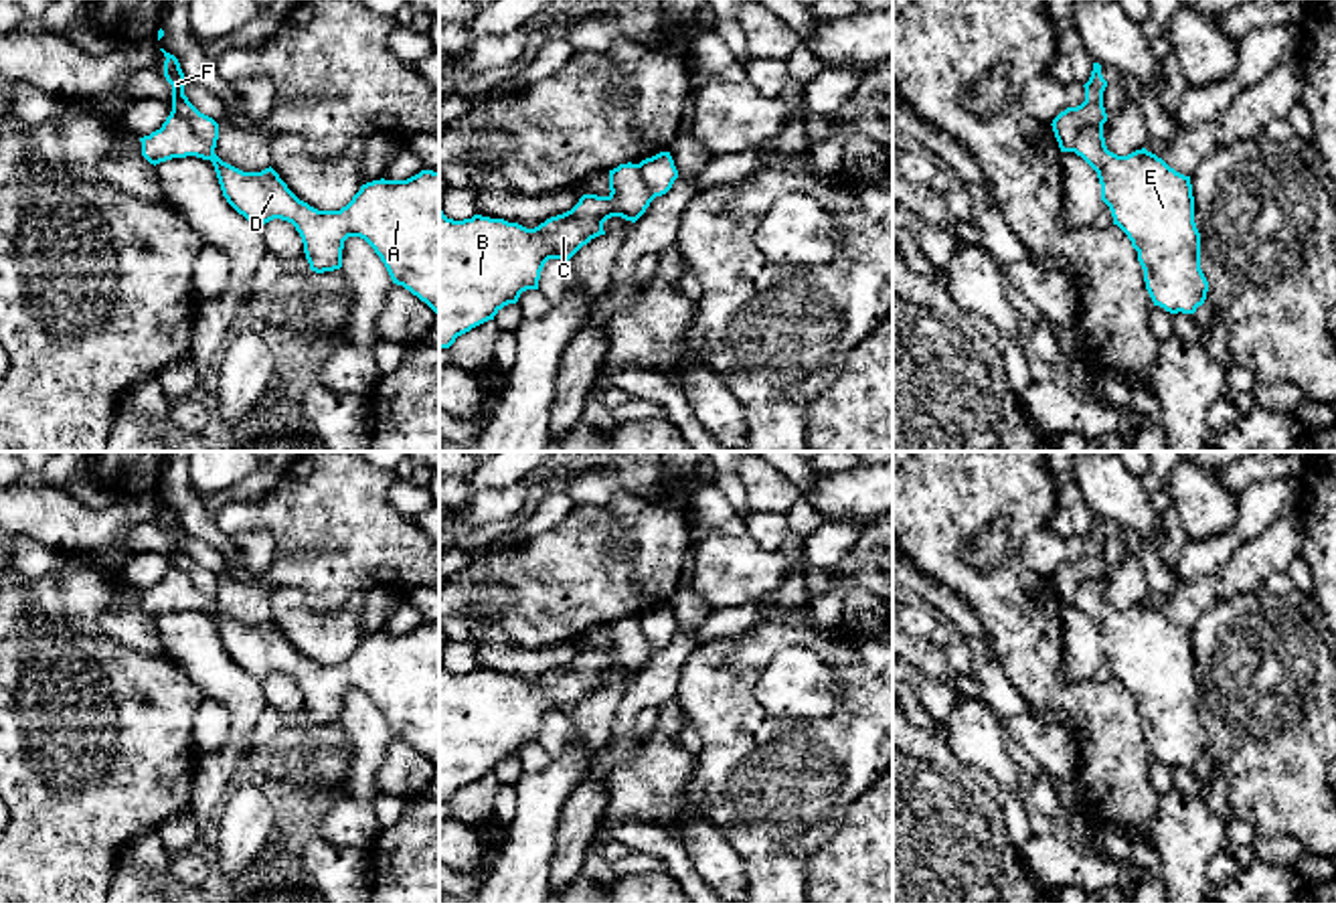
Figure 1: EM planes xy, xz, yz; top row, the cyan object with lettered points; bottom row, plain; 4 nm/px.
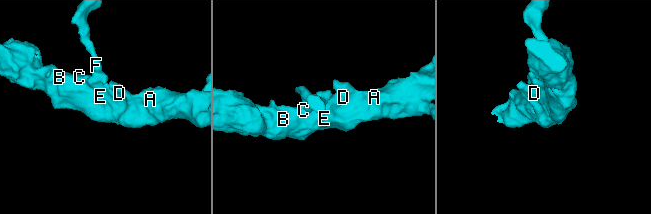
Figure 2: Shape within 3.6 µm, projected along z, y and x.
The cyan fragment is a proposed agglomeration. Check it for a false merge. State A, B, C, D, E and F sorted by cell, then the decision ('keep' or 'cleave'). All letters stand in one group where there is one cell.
groups A B C D E / F; cleave

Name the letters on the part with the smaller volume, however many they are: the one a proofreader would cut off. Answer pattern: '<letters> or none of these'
F

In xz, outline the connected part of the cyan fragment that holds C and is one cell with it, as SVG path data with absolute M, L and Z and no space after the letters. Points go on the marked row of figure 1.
M619 164L609 170L609 194L583 194L579 202L534 229L504 219L474 215L453 221L441 211L439 200L439 348L449 348L457 336L494 320L508 304L516 304L526 290L538 290L538 279L549 259L569 261L591 239L605 235L603 223L621 217L636 223L654 200L640 164Z

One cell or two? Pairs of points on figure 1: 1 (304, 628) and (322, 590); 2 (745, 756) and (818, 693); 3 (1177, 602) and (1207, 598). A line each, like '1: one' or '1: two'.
1: two
2: two
3: one

